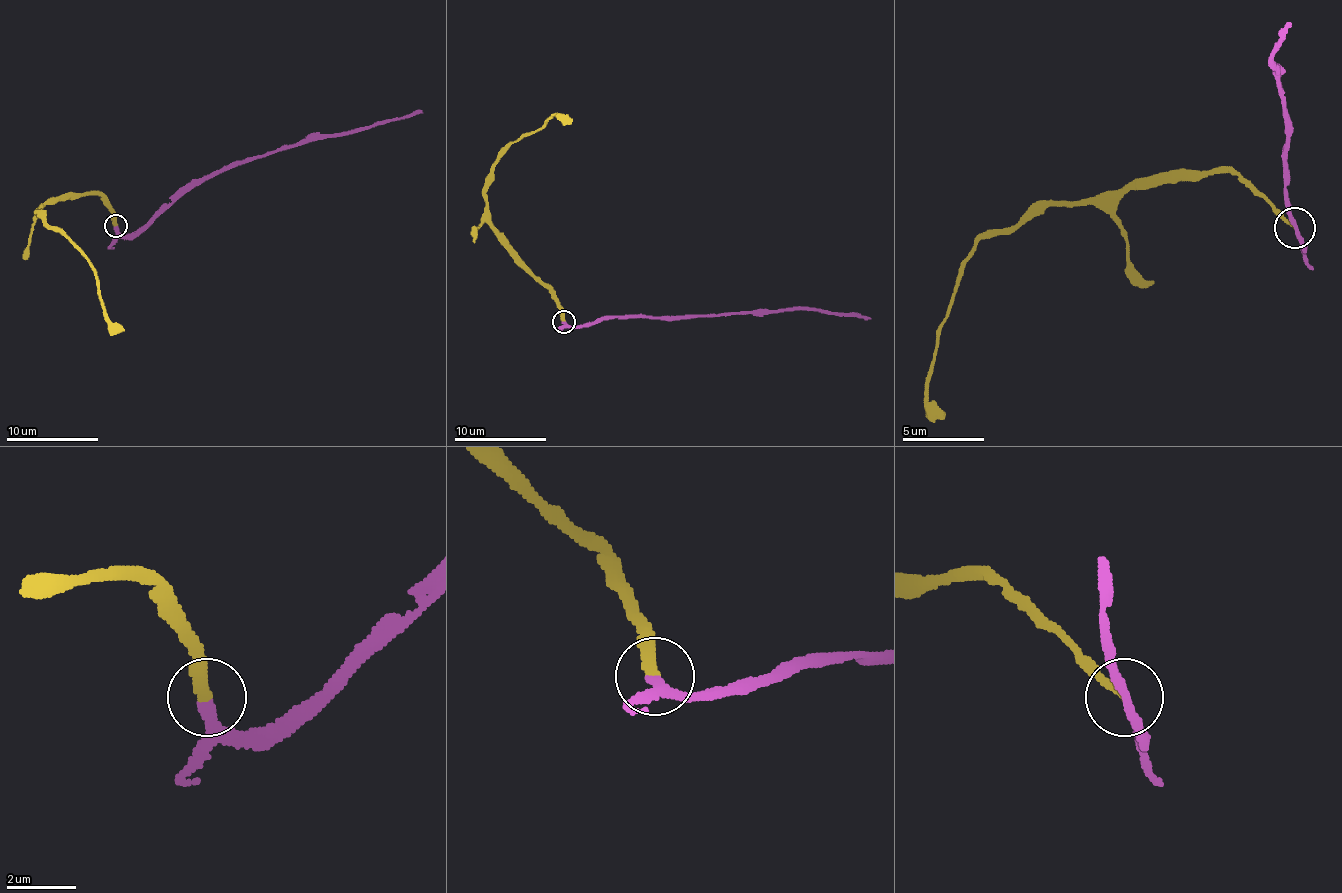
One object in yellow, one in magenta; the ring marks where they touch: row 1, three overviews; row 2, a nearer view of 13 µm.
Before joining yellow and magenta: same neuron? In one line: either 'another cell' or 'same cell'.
same cell

